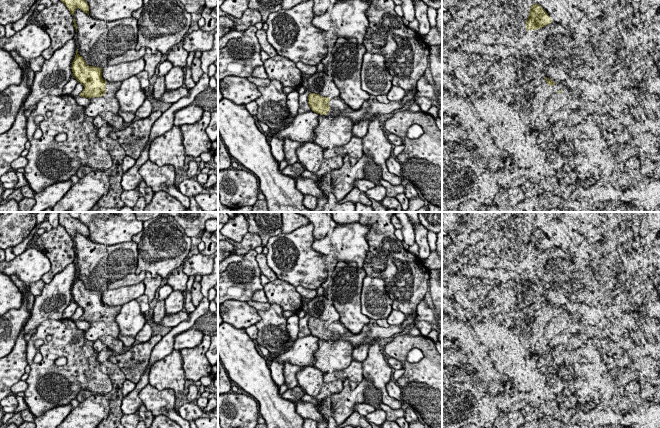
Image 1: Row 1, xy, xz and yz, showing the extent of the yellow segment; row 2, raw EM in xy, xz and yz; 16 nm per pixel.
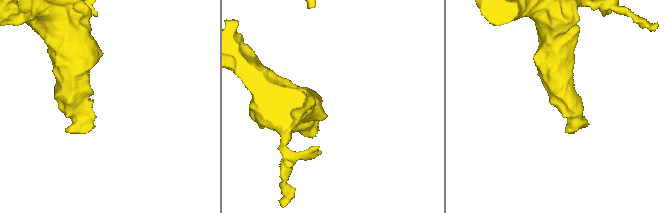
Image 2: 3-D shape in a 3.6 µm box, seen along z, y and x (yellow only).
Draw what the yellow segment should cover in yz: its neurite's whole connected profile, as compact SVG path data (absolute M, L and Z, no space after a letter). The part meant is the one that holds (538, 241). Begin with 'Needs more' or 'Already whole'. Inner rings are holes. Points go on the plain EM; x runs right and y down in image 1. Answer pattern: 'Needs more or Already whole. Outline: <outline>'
Already whole. Outline: M537 227L531 229L528 243L526 244L526 254L537 254L552 246L547 236Z

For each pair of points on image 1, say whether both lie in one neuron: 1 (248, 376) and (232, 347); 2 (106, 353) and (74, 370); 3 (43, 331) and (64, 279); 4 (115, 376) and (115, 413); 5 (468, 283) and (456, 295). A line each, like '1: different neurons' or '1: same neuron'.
1: same neuron
2: different neurons
3: different neurons
4: same neuron
5: different neurons

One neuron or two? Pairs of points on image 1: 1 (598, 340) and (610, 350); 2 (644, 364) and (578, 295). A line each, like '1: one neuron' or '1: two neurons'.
1: one neuron
2: one neuron

